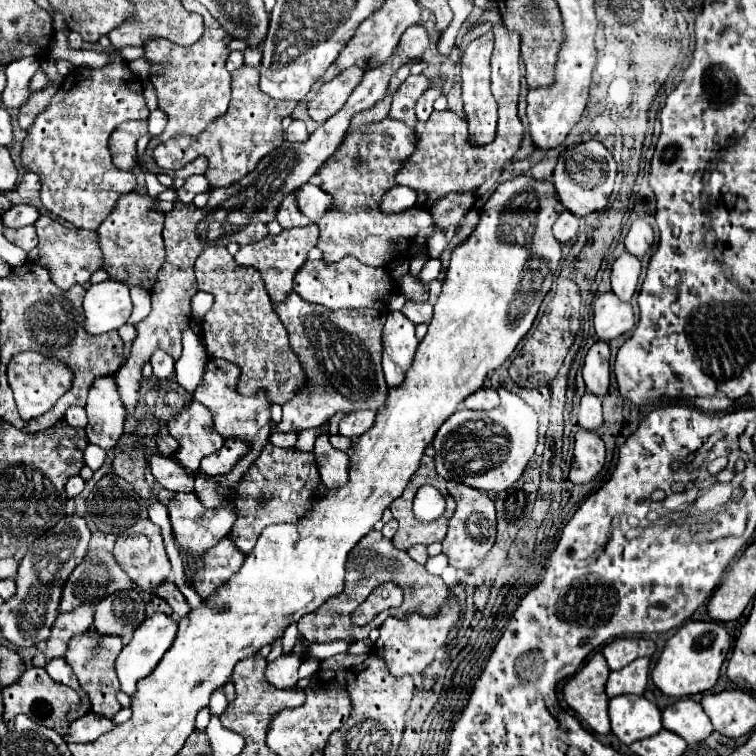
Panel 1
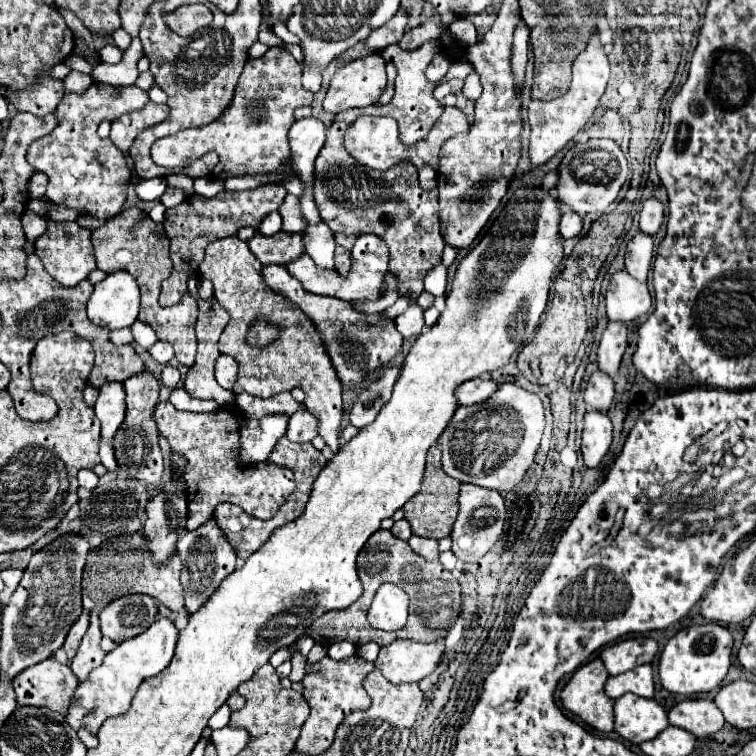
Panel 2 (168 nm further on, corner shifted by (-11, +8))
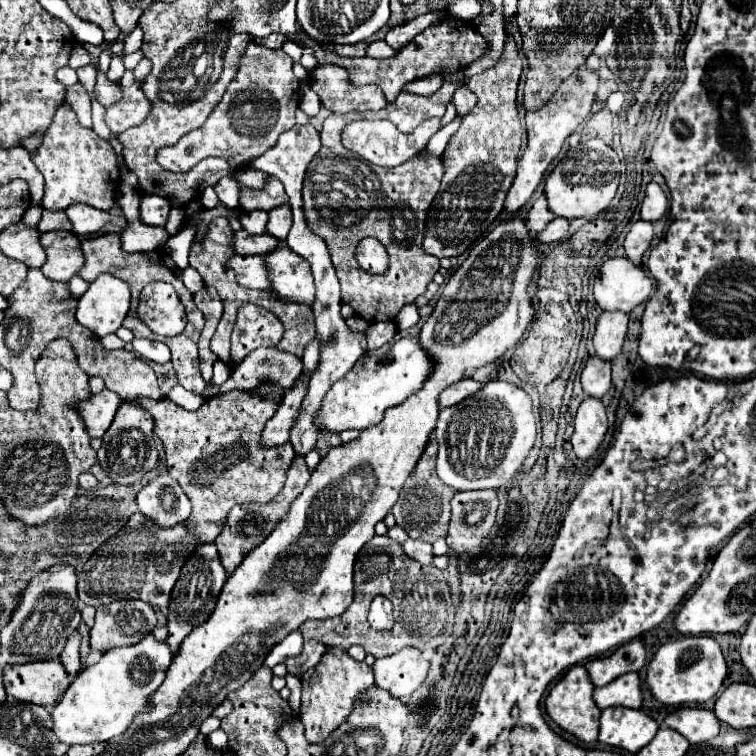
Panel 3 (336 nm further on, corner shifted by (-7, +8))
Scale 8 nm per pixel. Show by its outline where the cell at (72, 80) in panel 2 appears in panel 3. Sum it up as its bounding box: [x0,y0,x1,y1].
[65,82,91,128]

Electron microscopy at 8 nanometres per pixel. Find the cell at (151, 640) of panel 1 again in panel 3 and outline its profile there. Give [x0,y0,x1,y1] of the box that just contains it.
[51,634,169,744]

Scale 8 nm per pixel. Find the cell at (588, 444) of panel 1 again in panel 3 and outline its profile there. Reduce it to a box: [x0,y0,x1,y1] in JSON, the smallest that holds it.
[571,398,607,460]

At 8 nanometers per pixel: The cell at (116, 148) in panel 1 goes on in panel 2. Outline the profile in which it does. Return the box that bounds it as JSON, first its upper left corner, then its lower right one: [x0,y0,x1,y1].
[111,102,169,152]

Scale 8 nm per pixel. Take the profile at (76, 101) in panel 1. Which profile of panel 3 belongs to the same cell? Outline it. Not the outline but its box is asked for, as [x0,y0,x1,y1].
[31,104,119,212]

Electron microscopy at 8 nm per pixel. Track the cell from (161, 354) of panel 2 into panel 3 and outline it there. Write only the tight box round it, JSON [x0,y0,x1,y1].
[133,340,171,364]

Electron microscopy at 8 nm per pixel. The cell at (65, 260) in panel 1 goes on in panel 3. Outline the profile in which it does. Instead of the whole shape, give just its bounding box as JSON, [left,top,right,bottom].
[39,230,85,282]

